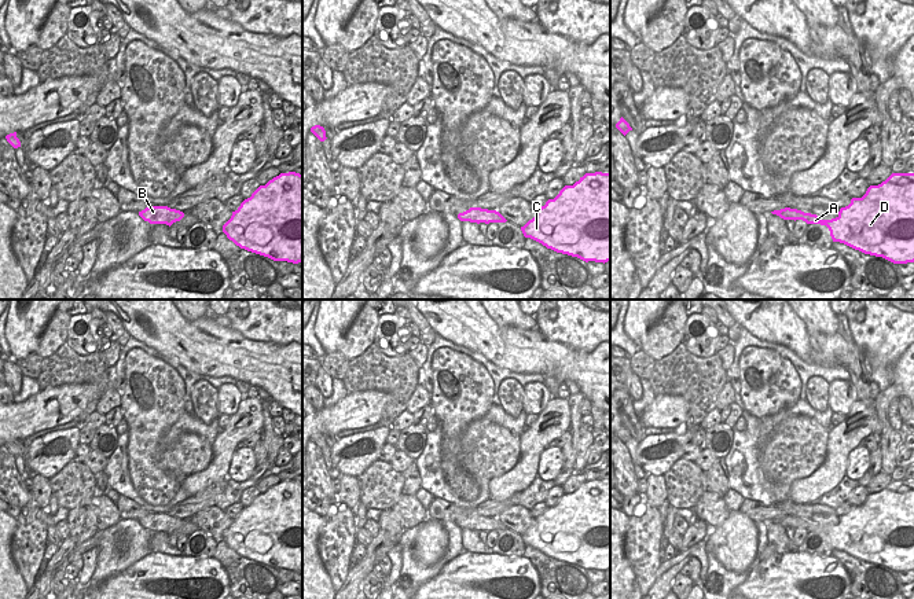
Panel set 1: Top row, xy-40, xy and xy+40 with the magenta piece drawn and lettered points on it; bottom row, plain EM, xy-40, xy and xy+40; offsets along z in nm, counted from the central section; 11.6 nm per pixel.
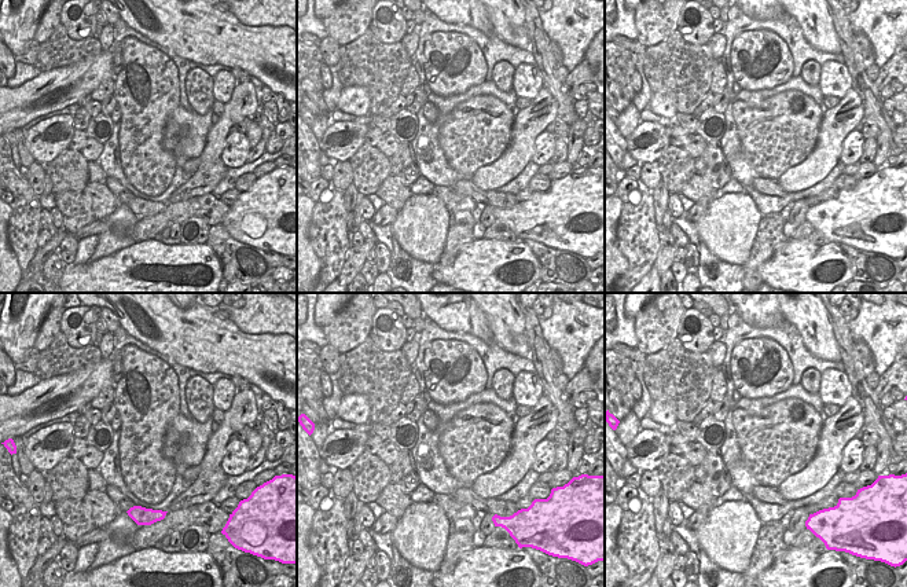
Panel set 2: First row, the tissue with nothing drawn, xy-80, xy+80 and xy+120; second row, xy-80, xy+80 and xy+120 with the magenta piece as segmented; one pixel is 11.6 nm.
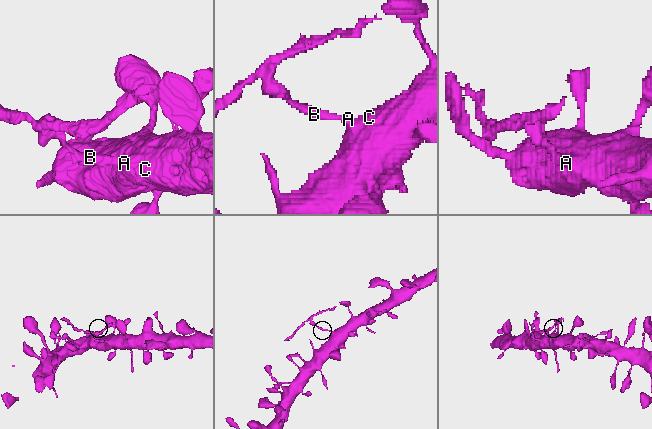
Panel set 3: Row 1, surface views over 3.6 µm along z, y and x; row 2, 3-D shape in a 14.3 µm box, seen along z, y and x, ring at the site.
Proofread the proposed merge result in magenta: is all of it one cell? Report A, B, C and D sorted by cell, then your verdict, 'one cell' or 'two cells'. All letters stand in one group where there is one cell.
groups A C D / B; two cells

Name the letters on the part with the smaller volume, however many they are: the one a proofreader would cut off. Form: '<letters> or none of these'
B

